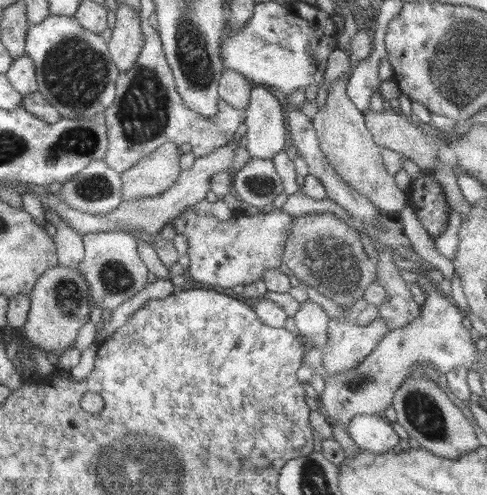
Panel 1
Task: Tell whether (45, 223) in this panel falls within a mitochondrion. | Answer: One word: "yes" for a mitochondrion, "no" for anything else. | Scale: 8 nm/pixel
no

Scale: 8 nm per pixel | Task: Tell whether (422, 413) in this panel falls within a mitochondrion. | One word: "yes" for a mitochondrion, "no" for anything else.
yes

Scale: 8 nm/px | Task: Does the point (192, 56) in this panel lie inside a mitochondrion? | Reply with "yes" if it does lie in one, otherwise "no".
yes

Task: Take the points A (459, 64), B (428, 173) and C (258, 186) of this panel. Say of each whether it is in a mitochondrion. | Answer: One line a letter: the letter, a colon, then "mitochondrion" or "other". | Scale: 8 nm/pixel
A: mitochondrion
B: other
C: mitochondrion

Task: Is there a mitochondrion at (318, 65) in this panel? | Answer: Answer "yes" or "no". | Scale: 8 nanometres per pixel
no

